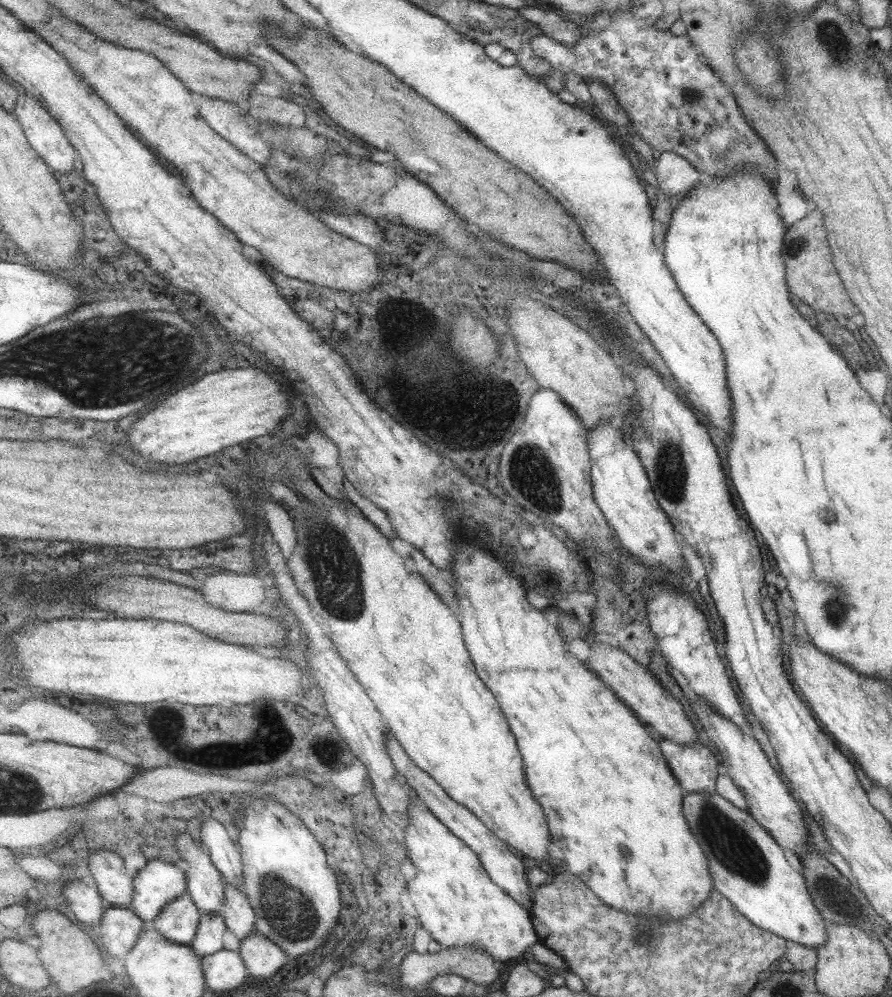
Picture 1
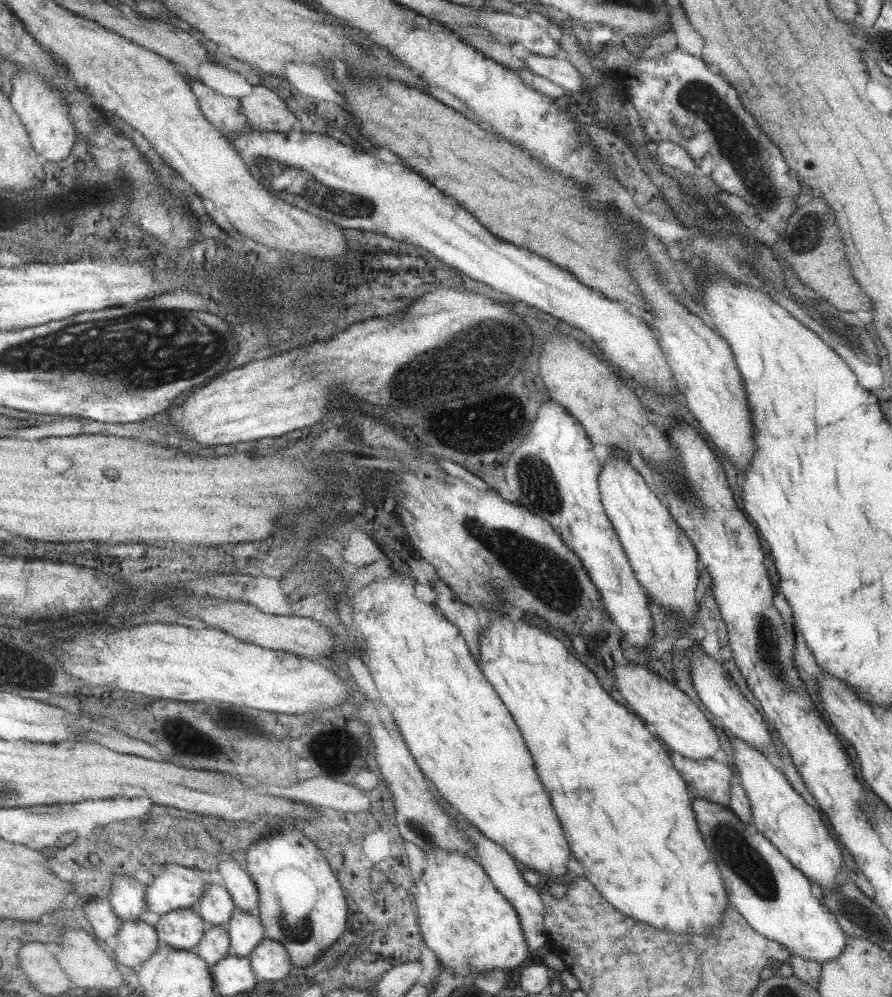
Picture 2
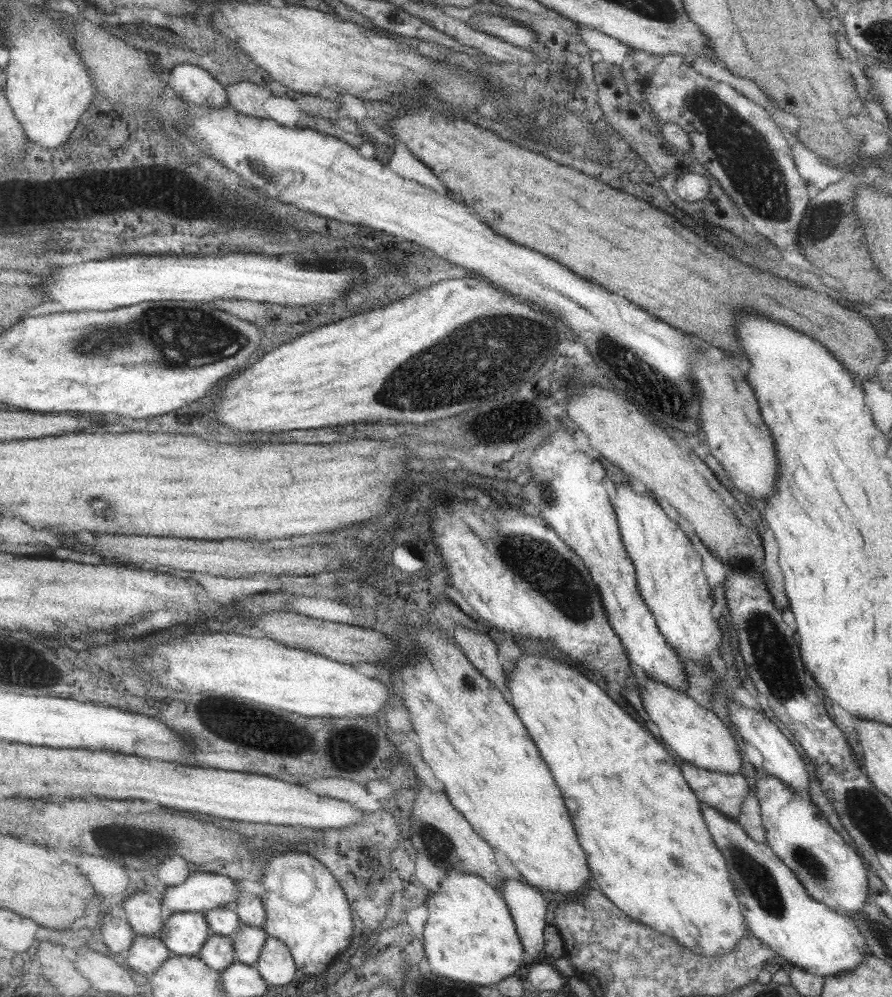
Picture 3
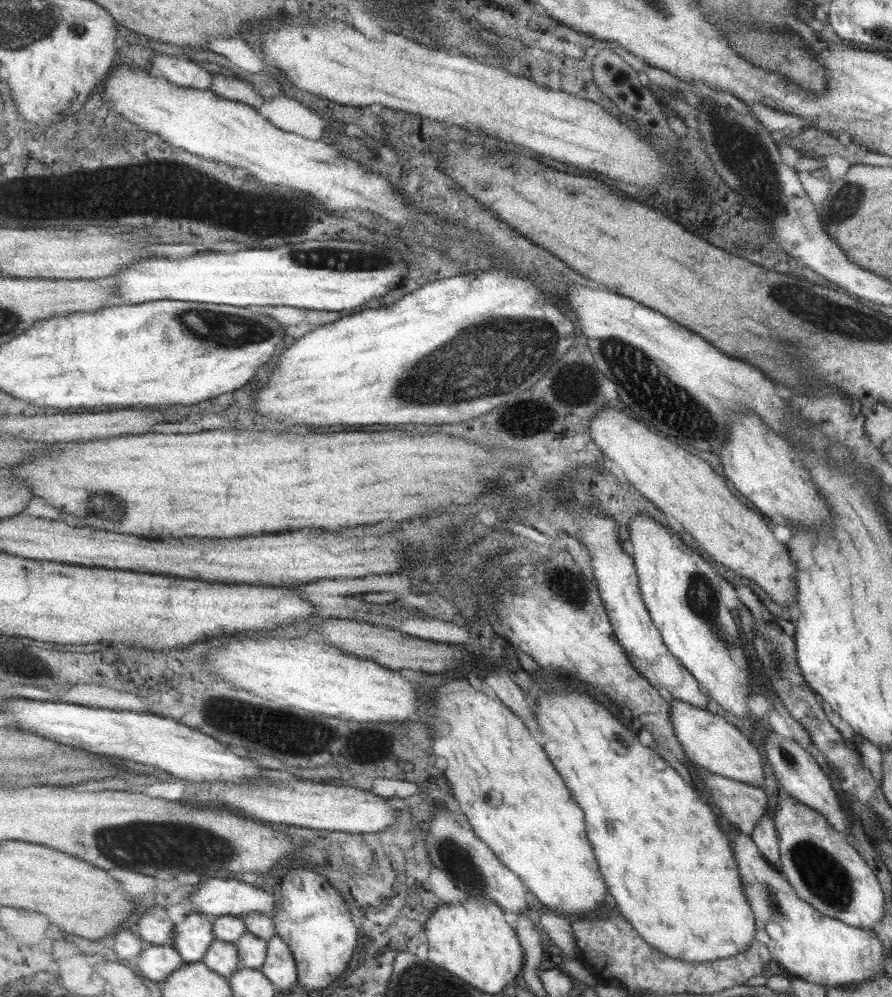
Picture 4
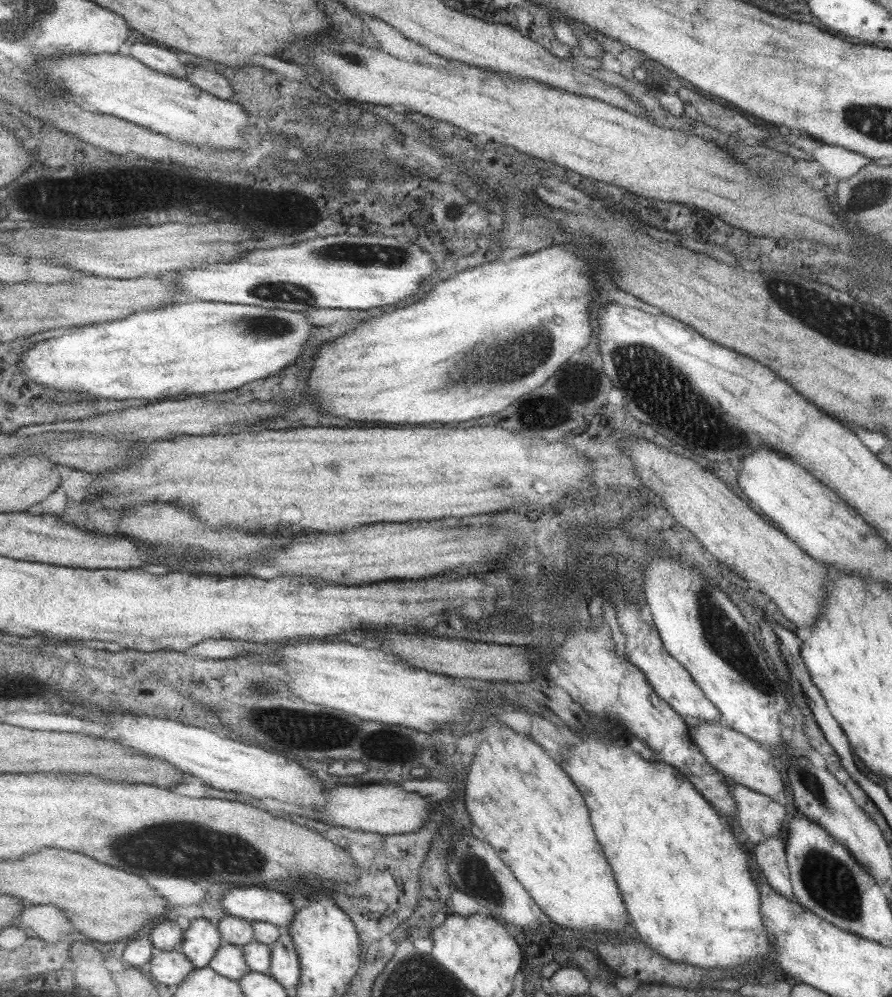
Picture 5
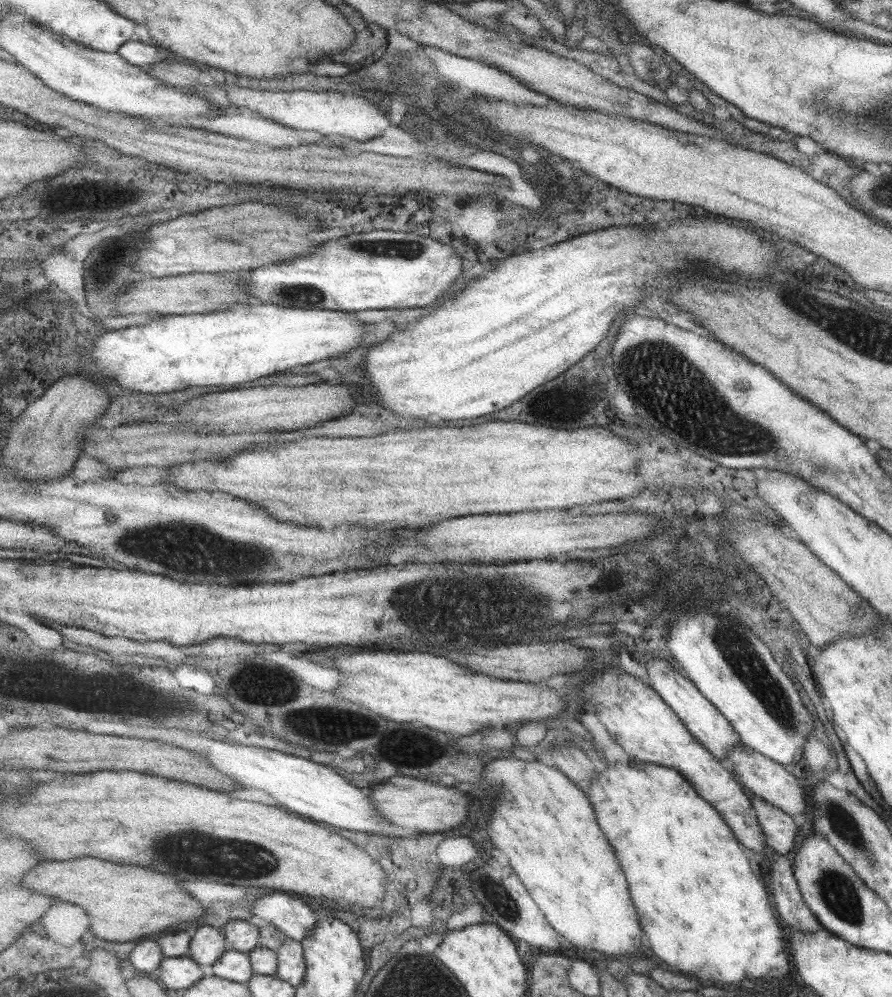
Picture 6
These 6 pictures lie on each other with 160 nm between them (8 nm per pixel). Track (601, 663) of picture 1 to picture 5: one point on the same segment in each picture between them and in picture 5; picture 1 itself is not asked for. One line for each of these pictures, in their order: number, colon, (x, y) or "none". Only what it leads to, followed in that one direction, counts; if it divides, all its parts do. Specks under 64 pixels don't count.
2: (677, 722)
3: (693, 734)
4: (707, 739)
5: (748, 763)

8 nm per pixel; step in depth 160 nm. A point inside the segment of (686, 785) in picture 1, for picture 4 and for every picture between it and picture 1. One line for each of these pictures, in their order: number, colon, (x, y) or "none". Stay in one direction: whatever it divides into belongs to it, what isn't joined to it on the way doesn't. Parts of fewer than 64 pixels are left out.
2: (706, 779)
3: (724, 791)
4: (742, 805)

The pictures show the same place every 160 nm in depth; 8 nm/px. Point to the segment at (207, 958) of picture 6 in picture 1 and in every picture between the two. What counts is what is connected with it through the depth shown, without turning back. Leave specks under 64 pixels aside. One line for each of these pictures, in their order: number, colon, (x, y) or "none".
1: (180, 921)
2: (184, 929)
3: (185, 933)
4: (195, 935)
5: (202, 940)

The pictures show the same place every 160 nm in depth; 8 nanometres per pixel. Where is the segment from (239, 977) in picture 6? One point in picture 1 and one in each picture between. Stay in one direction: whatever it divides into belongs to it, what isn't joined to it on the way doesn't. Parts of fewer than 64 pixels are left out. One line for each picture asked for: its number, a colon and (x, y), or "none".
1: (209, 939)
2: (217, 943)
3: (219, 952)
4: (223, 957)
5: (230, 961)

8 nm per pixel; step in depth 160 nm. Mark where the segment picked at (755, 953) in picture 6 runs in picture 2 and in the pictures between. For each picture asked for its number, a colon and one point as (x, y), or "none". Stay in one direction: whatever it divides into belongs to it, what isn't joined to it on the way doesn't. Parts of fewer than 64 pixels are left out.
2: (607, 774)
3: (607, 766)
4: (641, 818)
5: (684, 882)

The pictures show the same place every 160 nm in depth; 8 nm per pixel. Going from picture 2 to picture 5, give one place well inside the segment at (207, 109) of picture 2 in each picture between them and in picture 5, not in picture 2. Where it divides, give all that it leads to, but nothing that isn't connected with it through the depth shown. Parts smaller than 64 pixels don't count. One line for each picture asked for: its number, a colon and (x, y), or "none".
3: (196, 84)
4: (187, 74)
5: (164, 59)

